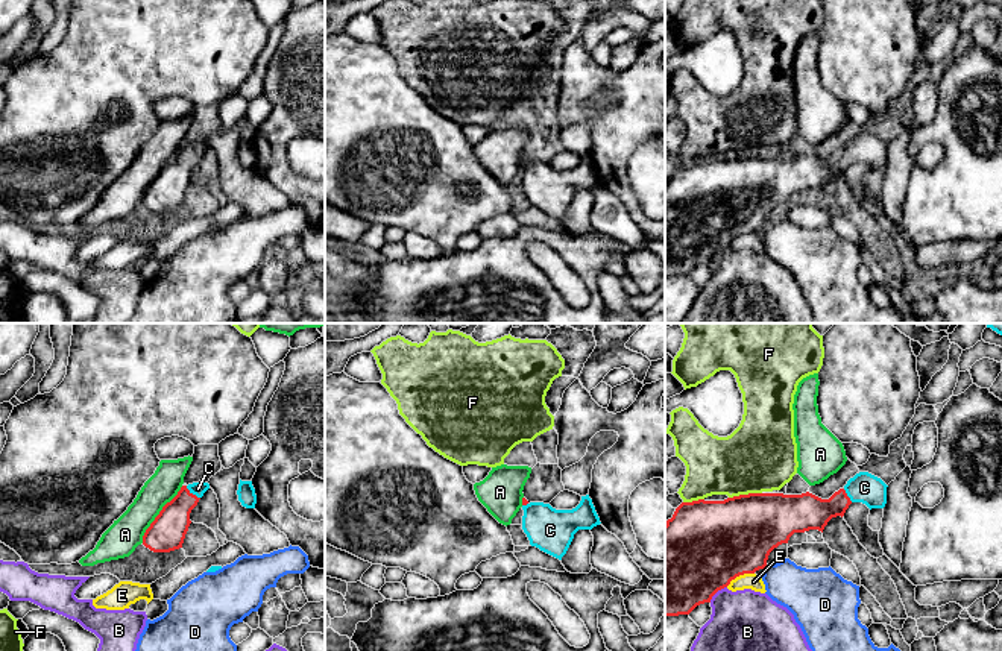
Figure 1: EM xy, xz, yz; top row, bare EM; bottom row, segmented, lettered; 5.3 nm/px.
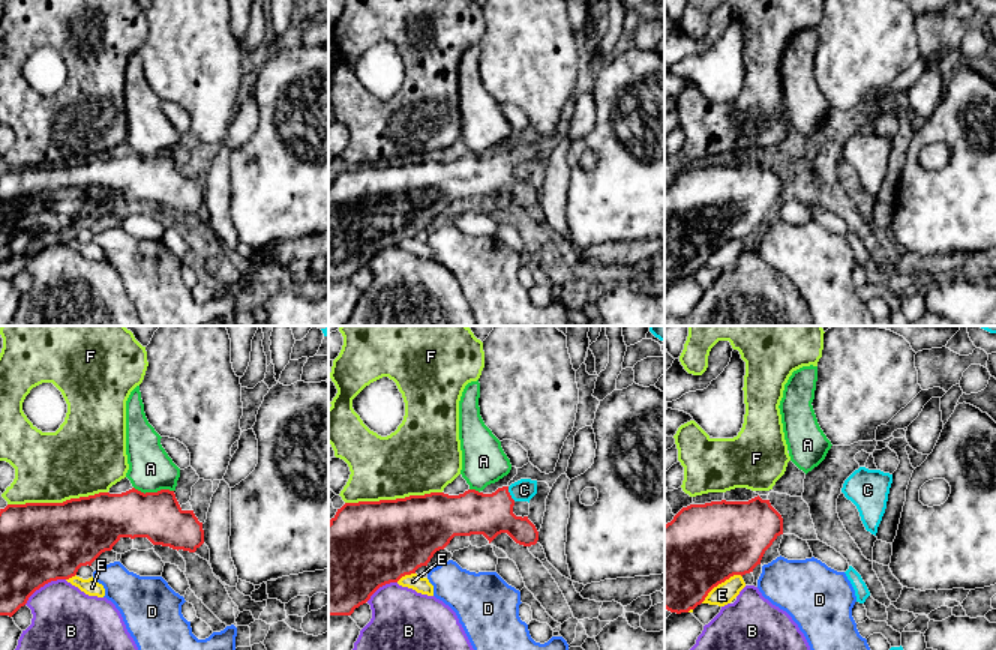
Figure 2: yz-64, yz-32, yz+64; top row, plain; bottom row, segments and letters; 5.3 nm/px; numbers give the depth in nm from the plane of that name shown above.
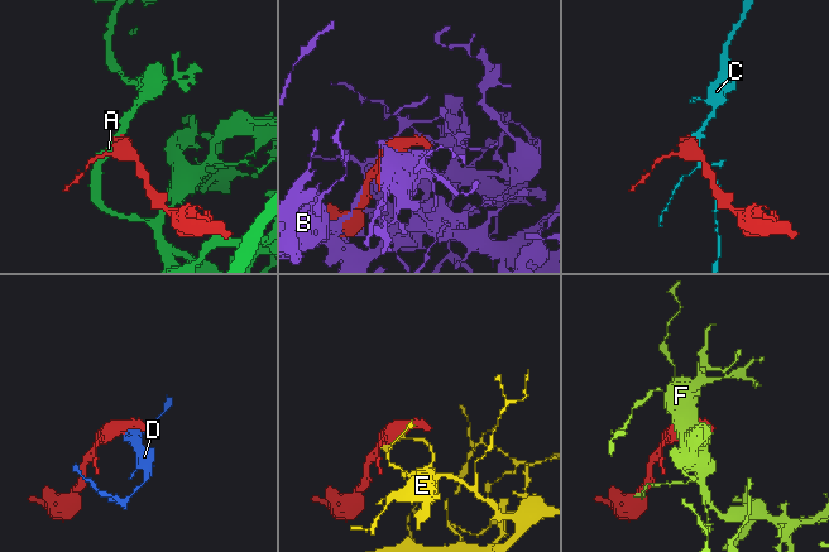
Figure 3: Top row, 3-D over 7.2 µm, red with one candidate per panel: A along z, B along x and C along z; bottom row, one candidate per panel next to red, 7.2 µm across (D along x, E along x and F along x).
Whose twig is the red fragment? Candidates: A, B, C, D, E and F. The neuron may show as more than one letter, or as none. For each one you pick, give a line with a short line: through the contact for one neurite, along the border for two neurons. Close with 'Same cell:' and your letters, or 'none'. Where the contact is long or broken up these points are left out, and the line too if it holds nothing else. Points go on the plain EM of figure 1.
C: xy (167, 191), (178, 169), (192, 154), (198, 149)
Same cell: C

